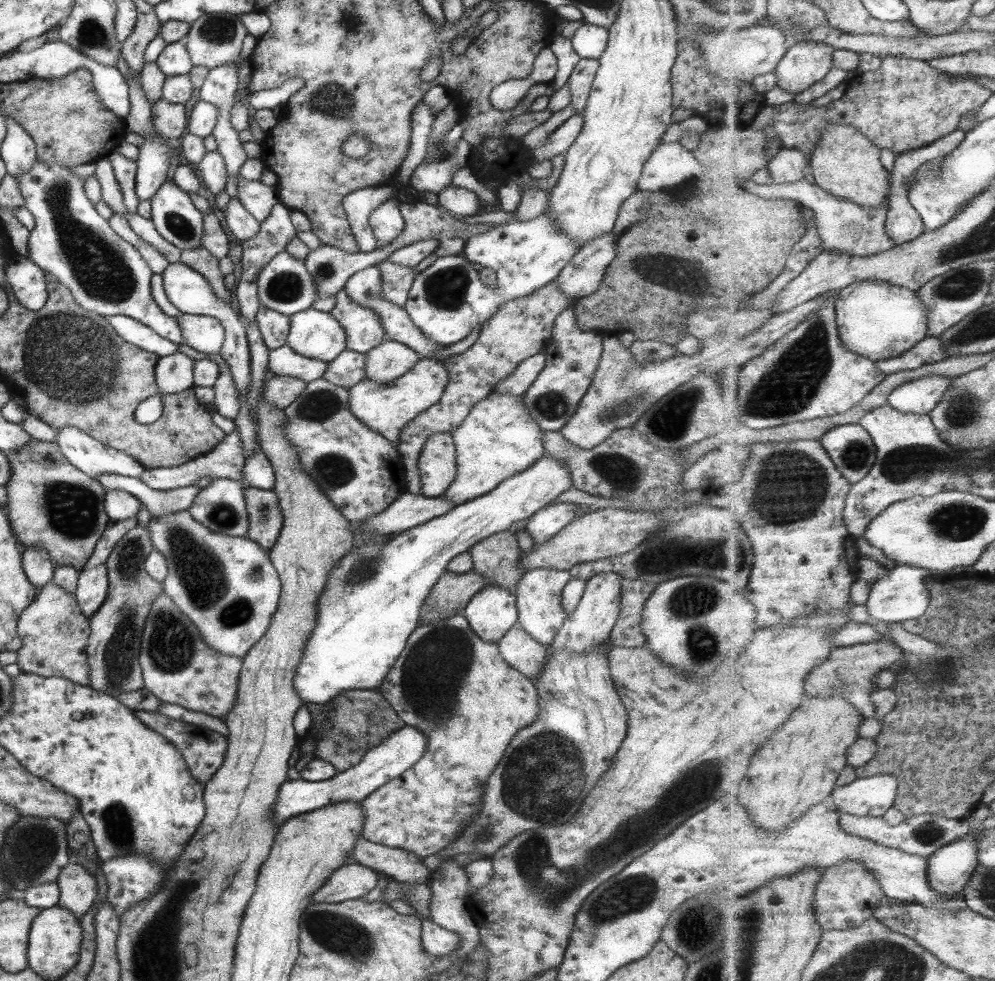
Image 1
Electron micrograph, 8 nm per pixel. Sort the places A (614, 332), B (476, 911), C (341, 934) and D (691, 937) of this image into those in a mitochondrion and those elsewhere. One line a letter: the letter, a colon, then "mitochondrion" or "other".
A: other
B: other
C: mitochondrion
D: mitochondrion

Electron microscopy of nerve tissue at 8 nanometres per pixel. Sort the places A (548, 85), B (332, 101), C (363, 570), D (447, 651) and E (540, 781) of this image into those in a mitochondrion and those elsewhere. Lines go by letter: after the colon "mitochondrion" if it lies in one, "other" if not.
A: other
B: mitochondrion
C: mitochondrion
D: mitochondrion
E: mitochondrion

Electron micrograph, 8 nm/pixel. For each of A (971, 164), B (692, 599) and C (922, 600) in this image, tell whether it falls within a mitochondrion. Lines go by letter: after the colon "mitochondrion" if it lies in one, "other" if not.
A: other
B: mitochondrion
C: other

